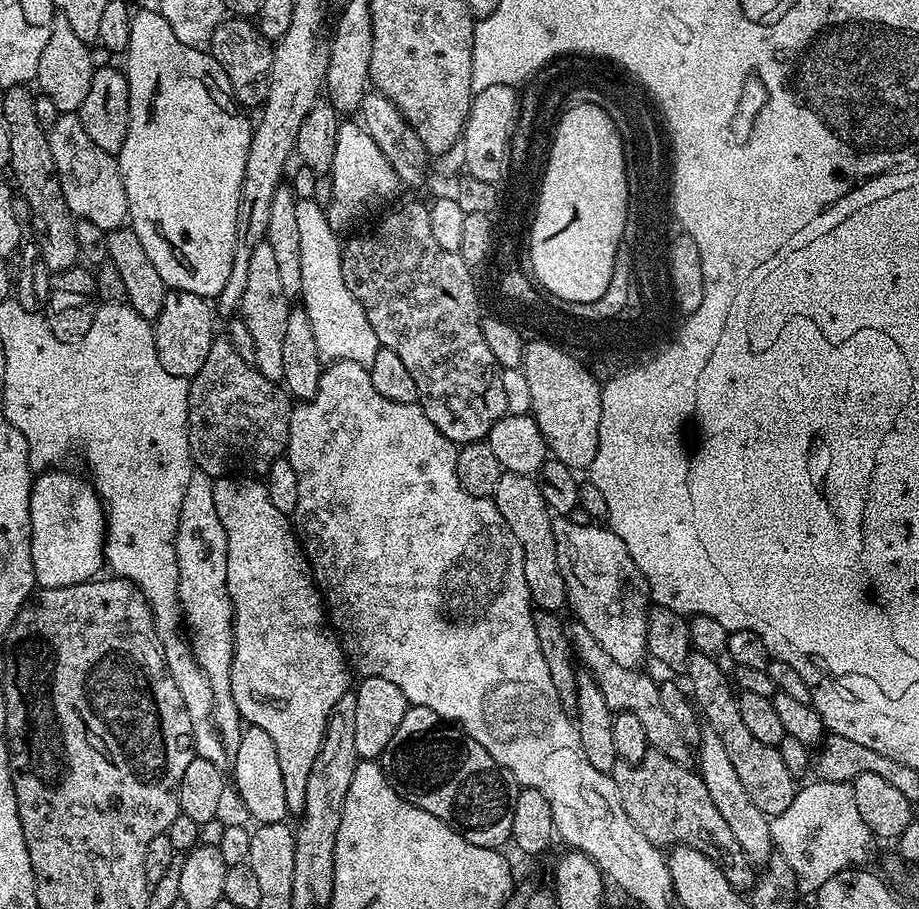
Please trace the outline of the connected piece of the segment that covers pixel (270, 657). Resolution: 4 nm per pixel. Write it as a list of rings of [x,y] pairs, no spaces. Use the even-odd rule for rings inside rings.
[[[233,474],[221,476],[212,485],[214,490],[214,510],[218,510],[218,522],[222,522],[222,530],[226,534],[226,582],[228,593],[232,603],[232,669],[230,670],[230,690],[234,698],[234,706],[238,706],[238,714],[245,725],[252,725],[270,734],[274,742],[275,753],[278,756],[278,763],[281,767],[283,789],[286,792],[286,806],[288,815],[292,818],[299,818],[304,815],[306,806],[306,785],[310,782],[310,770],[314,766],[314,758],[318,758],[318,750],[324,741],[324,731],[330,718],[330,710],[334,710],[334,702],[342,698],[342,694],[350,691],[348,676],[350,677],[350,665],[344,649],[341,648],[339,639],[330,627],[326,619],[326,608],[322,603],[322,593],[316,587],[316,577],[312,575],[312,566],[304,549],[300,547],[300,541],[294,531],[294,524],[289,517],[282,514],[282,510],[274,507],[270,502],[267,483],[258,481],[248,474]]]

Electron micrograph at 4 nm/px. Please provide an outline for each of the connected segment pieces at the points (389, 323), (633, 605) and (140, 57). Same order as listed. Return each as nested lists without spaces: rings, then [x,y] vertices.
[[[404,204],[393,212],[385,211],[369,232],[352,236],[343,245],[342,278],[366,310],[381,348],[394,350],[410,370],[420,409],[434,422],[447,440],[459,446],[487,441],[494,422],[508,412],[506,393],[502,391],[500,363],[490,354],[486,338],[482,338],[482,300],[473,269],[462,262],[459,252],[442,250],[430,227],[429,205]]]
[[[570,518],[553,519],[554,542],[558,550],[558,566],[564,579],[564,594],[567,607],[572,607],[575,619],[606,650],[606,654],[618,666],[639,669],[648,653],[648,614],[650,593],[648,583],[634,566],[626,542],[618,538],[612,529],[592,523],[578,526]]]
[[[144,8],[133,15],[126,59],[128,59],[126,75],[130,86],[130,126],[126,130],[126,142],[122,142],[122,150],[118,154],[118,163],[122,182],[126,186],[130,227],[134,230],[134,234],[138,234],[138,242],[142,242],[142,247],[150,257],[150,262],[154,262],[158,274],[162,274],[162,282],[167,284],[169,289],[198,294],[205,298],[215,298],[220,295],[222,286],[226,286],[226,278],[230,278],[230,266],[234,262],[238,202],[242,194],[242,178],[246,174],[246,158],[252,141],[253,121],[251,119],[248,121],[244,117],[247,115],[232,96],[230,78],[226,78],[226,70],[218,66],[211,51],[195,44],[178,42],[174,30],[170,30],[170,22],[162,18],[159,10],[152,9],[151,12],[150,9]]]

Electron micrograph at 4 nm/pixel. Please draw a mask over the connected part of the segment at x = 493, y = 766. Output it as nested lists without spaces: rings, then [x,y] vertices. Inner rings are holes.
[[[426,706],[409,707],[406,718],[402,718],[402,726],[394,730],[394,738],[390,738],[390,746],[386,746],[384,755],[378,761],[384,770],[384,777],[394,786],[394,790],[406,802],[434,814],[440,820],[446,820],[458,826],[463,832],[466,842],[474,842],[474,846],[503,849],[512,838],[514,826],[514,802],[518,785],[500,765],[490,758],[490,754],[474,738],[464,733],[464,729],[443,720],[434,710]]]

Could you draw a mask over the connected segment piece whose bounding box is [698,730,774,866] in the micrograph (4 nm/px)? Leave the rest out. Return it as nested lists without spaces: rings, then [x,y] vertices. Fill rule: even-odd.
[[[711,730],[701,731],[698,747],[698,771],[706,786],[706,794],[710,794],[710,802],[714,802],[714,806],[718,806],[718,814],[726,818],[726,826],[730,826],[738,846],[742,846],[748,861],[753,866],[766,865],[774,852],[770,817],[762,810],[758,810],[754,802],[750,802],[750,794],[746,794],[746,786],[742,786],[741,780],[738,779],[734,762],[730,762],[730,753],[727,752],[726,746],[722,746],[722,738],[718,738],[718,734]]]

